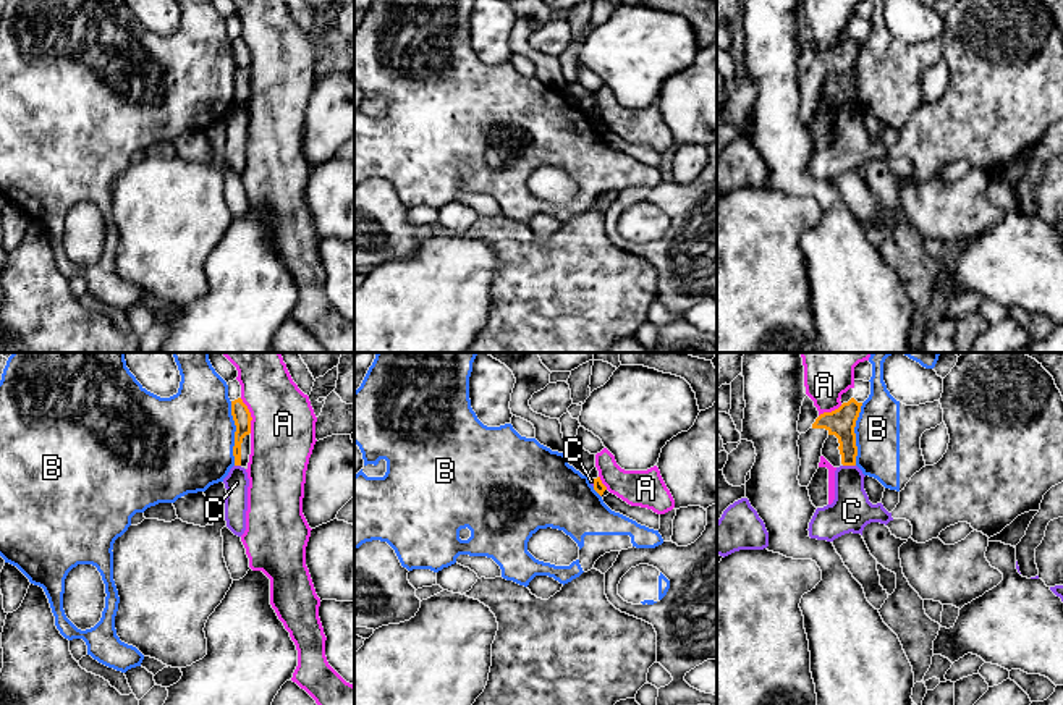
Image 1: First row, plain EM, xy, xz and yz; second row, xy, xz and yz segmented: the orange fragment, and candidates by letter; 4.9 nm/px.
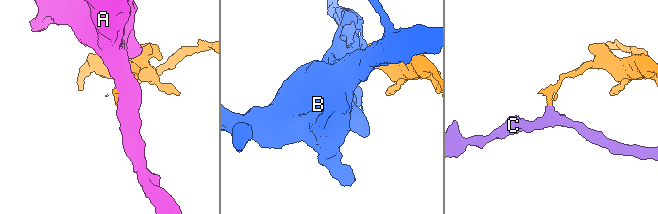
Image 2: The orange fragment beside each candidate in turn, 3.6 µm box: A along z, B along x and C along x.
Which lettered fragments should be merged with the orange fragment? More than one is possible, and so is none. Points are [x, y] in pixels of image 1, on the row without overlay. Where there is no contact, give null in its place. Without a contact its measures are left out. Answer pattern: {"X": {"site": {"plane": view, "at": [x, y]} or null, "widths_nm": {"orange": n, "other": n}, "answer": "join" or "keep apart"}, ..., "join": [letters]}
{"A": {"site": {"plane": "xy", "at": [249, 54]}, "widths_nm": {"orange": 90, "other": 320}, "answer": "keep apart"}, "B": {"site": {"plane": "xy", "at": [235, 71]}, "widths_nm": {"orange": 90, "other": 460}, "answer": "keep apart"}, "C": {"site": {"plane": "yz", "at": [850, 102]}, "widths_nm": {"orange": 140, "other": 200}, "answer": "keep apart"}, "join": []}

